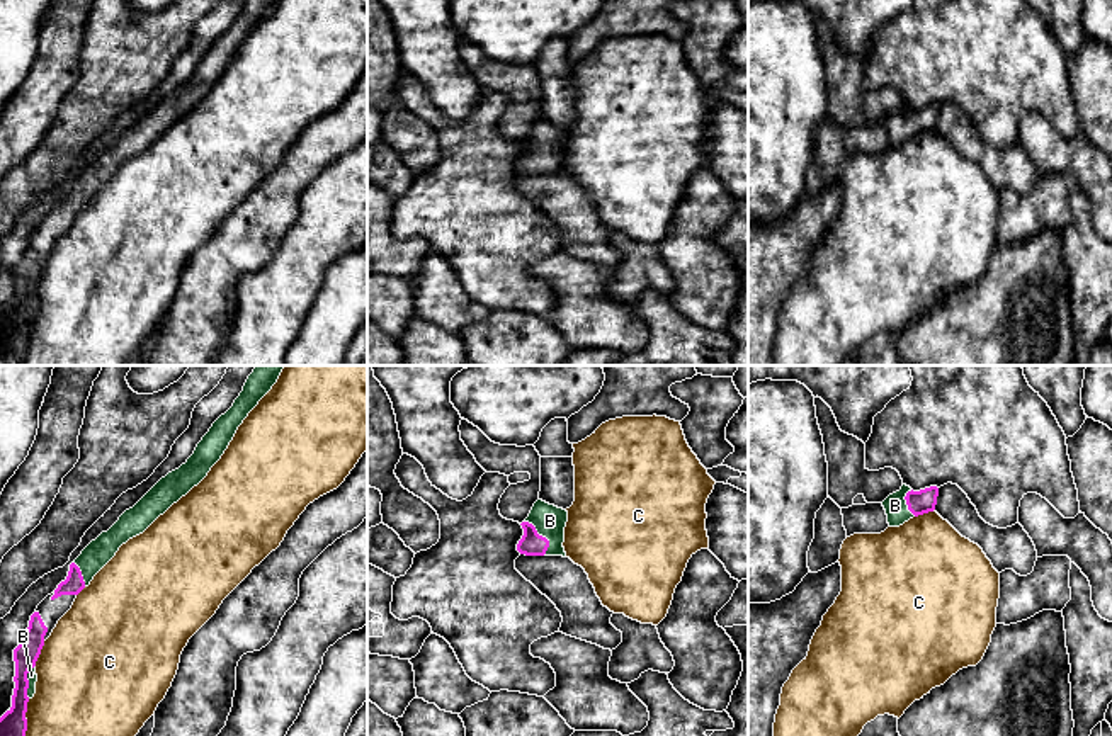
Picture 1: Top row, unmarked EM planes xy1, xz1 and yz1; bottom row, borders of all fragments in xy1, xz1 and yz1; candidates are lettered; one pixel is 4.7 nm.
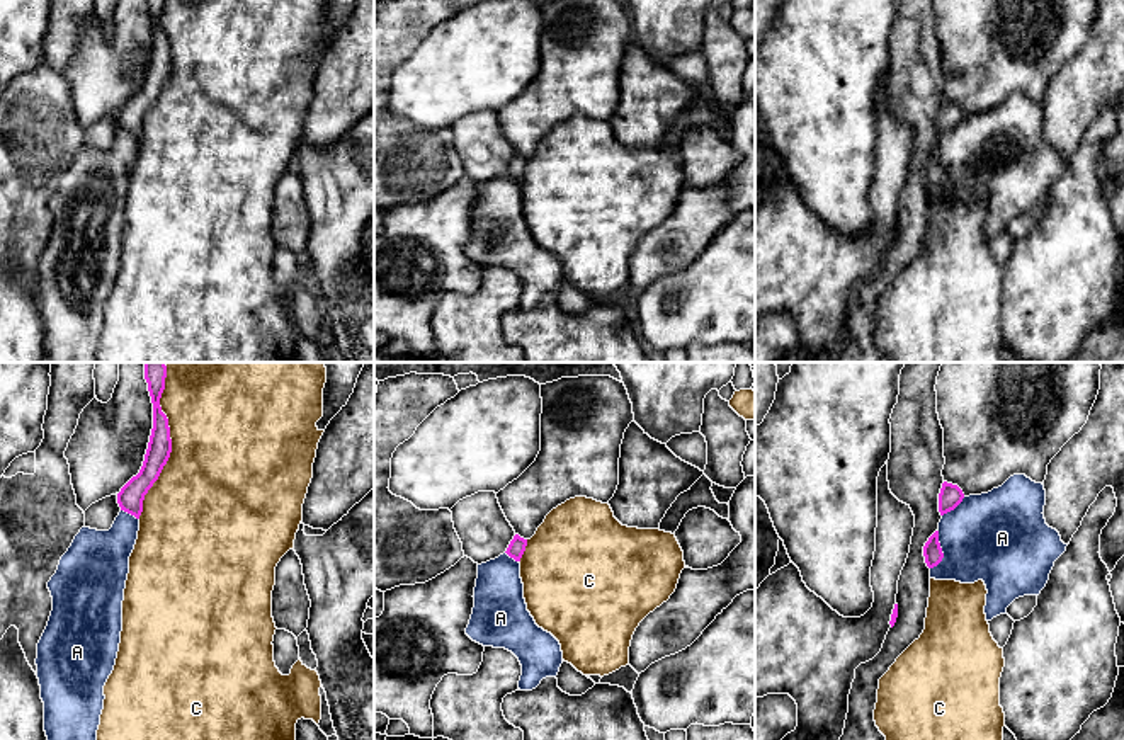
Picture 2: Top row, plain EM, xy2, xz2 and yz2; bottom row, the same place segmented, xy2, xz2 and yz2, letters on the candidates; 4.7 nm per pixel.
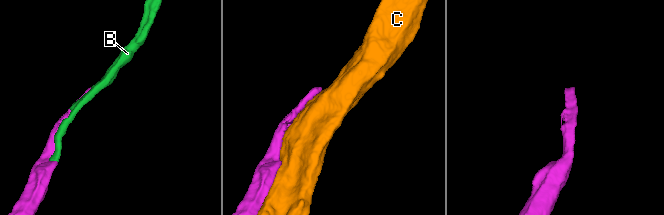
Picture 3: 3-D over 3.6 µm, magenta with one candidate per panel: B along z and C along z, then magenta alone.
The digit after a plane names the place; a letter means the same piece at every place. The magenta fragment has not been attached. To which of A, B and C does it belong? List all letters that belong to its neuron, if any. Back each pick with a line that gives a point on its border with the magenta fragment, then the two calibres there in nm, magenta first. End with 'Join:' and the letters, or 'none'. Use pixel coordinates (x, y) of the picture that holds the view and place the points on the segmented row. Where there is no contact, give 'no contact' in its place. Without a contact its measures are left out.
B: meets magenta in xz1 at (541, 536); 110 nm thick on the magenta side, 150 nm on the other
Join: B

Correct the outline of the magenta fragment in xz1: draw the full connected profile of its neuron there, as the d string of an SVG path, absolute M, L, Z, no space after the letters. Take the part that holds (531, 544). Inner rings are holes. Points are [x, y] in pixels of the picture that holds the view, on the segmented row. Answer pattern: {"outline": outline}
{"outline": "M537 500L529 517L520 524L524 535L517 544L517 551L525 556L566 558L563 547L566 522L566 510Z"}

